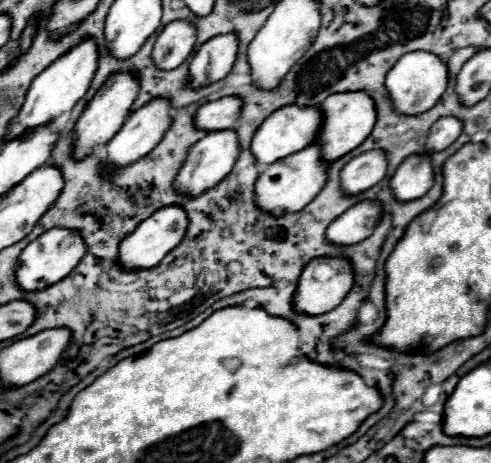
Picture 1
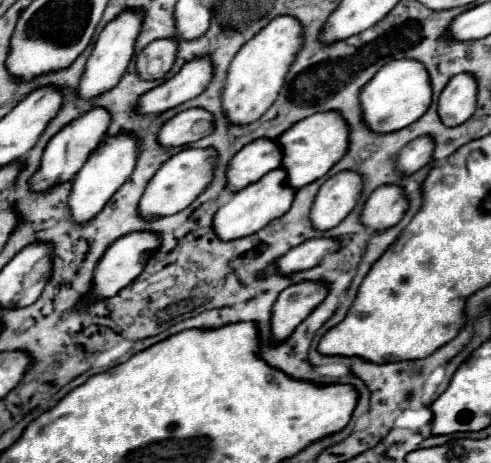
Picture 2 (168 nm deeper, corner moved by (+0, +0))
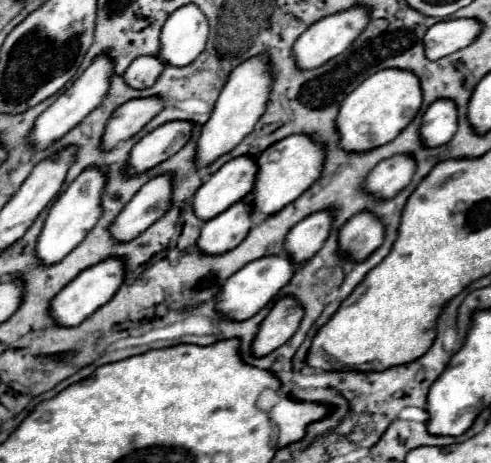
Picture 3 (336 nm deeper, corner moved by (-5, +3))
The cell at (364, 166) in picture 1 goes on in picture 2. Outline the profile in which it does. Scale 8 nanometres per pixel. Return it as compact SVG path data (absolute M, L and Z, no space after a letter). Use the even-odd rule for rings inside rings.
M342 171L340 175L330 177L318 191L314 205L310 209L310 221L312 227L316 231L328 231L332 227L336 227L356 205L356 195L360 195L360 179L356 179L356 175L352 175L352 171Z

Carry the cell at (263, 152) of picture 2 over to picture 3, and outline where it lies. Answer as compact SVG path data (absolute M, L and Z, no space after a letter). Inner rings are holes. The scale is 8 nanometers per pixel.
M253 156L231 158L197 190L193 198L195 214L209 220L249 196L249 188L253 188Z

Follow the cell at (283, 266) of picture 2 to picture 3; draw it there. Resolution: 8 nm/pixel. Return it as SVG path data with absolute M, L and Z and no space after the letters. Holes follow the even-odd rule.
M285 254L279 256L265 256L259 260L249 262L245 268L241 268L237 274L233 274L225 286L221 286L219 296L217 296L217 308L219 312L223 312L227 318L231 320L245 320L251 318L253 314L257 314L269 300L273 300L277 296L277 292L289 284L289 280L293 278L293 272L297 268L293 268L293 264L289 264L289 260L285 260Z

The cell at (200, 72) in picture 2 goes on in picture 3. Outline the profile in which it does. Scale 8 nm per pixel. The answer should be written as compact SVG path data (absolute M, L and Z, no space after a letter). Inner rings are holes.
M147 96L125 102L121 108L113 112L107 122L103 136L103 150L113 148L117 142L135 136L149 120L153 120L165 108L165 100L161 96Z

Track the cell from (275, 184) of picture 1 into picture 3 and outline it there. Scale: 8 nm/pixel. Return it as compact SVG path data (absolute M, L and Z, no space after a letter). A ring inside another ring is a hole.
M239 200L237 204L233 204L233 208L221 212L221 216L215 216L213 220L205 222L199 236L199 248L205 254L213 256L229 252L245 240L251 226L253 212L245 208L245 200Z

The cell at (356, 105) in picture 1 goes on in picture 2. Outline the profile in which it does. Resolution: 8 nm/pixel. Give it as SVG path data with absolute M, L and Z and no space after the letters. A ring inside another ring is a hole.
M310 115L296 123L296 127L290 127L284 135L276 139L282 151L282 169L286 171L286 185L292 189L302 189L310 185L312 181L324 177L334 163L340 161L340 155L344 155L344 147L348 147L348 129L344 127L344 119L340 115Z

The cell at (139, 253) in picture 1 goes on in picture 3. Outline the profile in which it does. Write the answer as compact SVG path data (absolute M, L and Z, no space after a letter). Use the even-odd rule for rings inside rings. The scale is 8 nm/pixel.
M111 256L109 260L103 260L91 268L87 268L85 272L81 272L75 280L71 280L51 302L51 314L57 320L57 324L61 326L77 326L83 320L87 320L97 308L101 308L103 304L107 304L117 290L121 288L125 280L125 262L117 260L117 256Z

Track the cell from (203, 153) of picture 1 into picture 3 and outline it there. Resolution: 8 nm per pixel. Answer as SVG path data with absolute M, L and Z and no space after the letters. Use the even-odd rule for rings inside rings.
M155 176L141 186L141 190L111 224L109 230L113 238L119 242L129 242L139 236L169 210L169 200L173 200L173 176Z

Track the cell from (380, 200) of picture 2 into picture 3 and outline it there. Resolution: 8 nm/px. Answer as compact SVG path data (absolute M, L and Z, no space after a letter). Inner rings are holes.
M359 212L345 226L339 228L339 252L355 262L365 260L381 246L385 238L385 224L373 212Z

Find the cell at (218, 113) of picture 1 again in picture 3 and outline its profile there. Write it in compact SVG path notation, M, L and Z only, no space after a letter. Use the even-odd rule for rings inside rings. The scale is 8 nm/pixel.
M173 120L143 136L131 150L129 172L145 172L177 154L191 140L193 126L191 120Z

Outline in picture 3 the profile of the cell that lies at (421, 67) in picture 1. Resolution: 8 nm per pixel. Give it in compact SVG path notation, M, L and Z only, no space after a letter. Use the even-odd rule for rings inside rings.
M401 68L379 70L343 100L337 116L341 146L349 152L363 152L391 142L415 118L421 102L421 80L417 80L413 72L405 72Z

